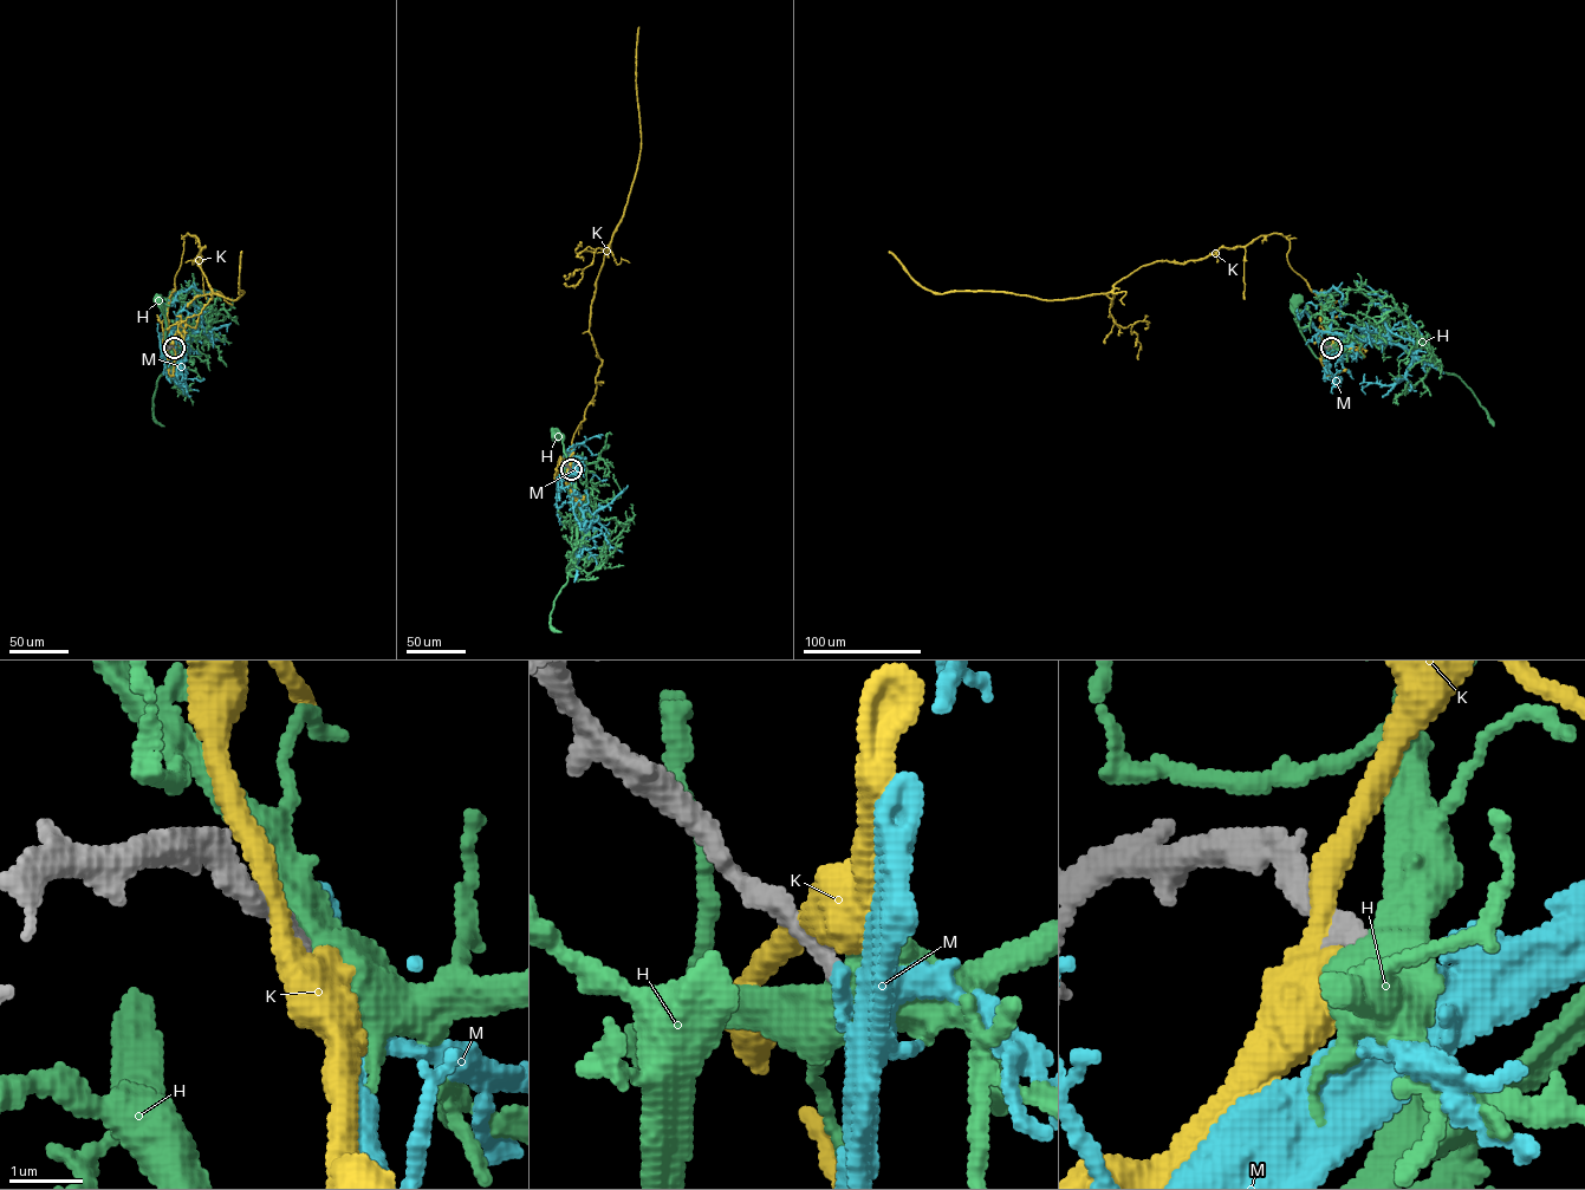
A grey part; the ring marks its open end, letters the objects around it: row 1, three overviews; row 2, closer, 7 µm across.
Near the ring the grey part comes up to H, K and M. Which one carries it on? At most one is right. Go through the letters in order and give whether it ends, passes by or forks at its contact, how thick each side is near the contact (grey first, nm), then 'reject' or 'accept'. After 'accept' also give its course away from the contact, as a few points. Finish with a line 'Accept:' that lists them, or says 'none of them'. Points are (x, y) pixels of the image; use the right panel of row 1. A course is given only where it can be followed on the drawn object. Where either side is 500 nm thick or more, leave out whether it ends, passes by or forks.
H: 240 nm thick on the grey side, 500 nm on the other; reject
K: it passes by; 360 nm thick on the grey side, 360 nm on the other; reject
M: it ends there; 240 nm thick on the grey side, 200 nm on the other; accept; it runs (1331, 348), (1385, 342), (1398, 344), (1410, 356), (1403, 378), (1389, 385), (1368, 384), (1362, 389), (1365, 394)
Accept: M

